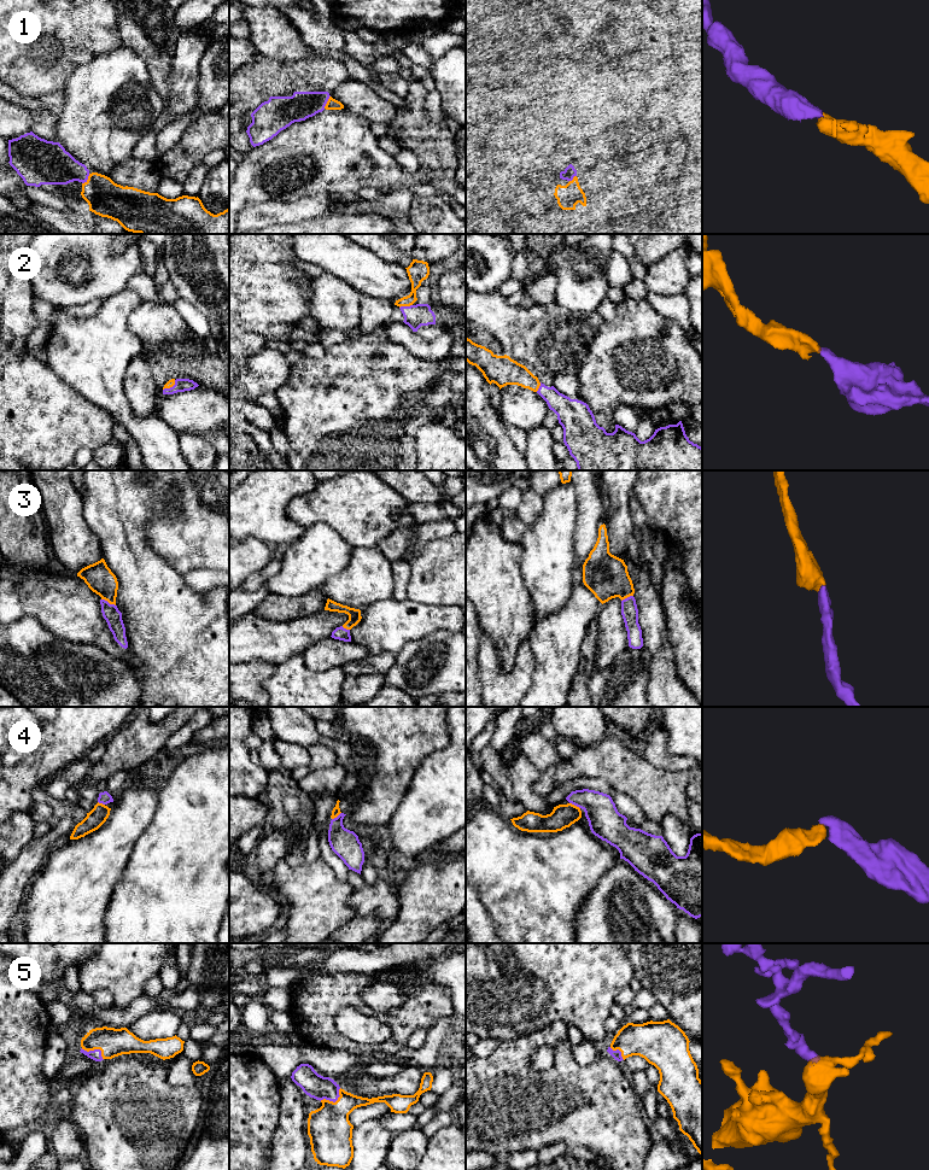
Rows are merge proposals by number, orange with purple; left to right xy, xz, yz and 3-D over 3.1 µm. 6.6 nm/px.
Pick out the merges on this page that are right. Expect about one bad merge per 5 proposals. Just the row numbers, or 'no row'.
1, 2, 3, 4, 5

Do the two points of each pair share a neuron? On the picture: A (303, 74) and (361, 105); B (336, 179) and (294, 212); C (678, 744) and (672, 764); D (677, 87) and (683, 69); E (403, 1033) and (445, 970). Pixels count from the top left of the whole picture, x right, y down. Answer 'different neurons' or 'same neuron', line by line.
A: different neurons
B: different neurons
C: different neurons
D: same neuron
E: different neurons

